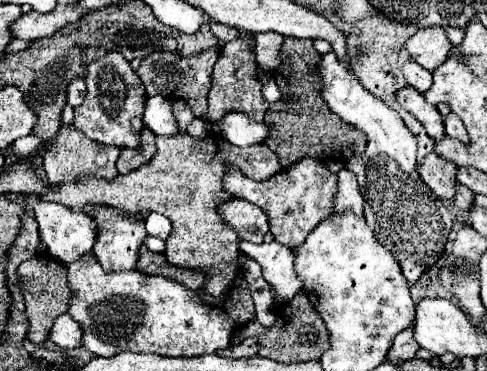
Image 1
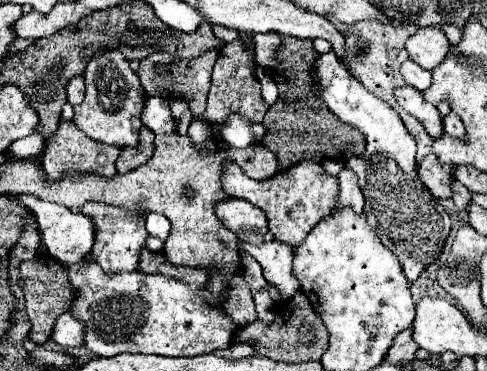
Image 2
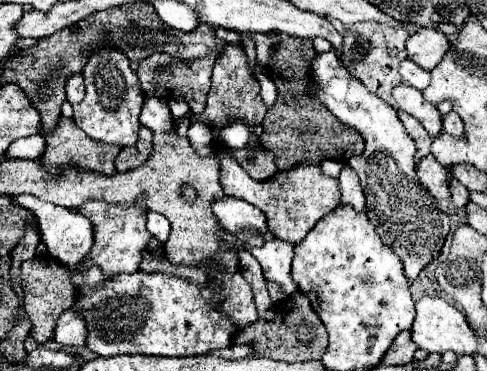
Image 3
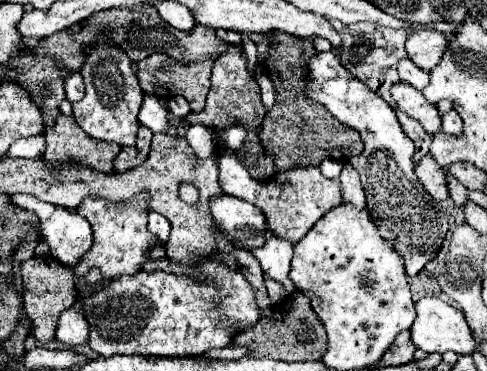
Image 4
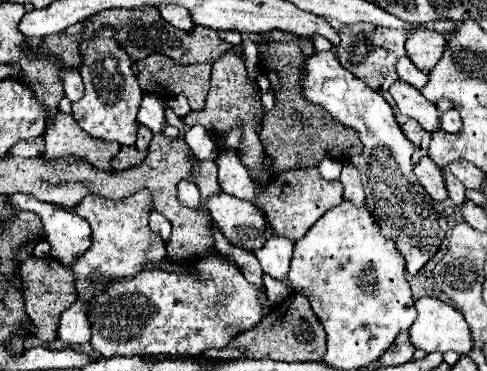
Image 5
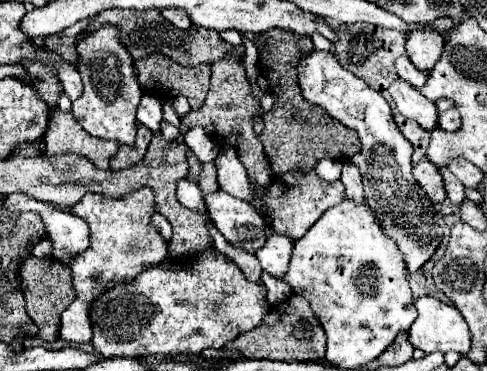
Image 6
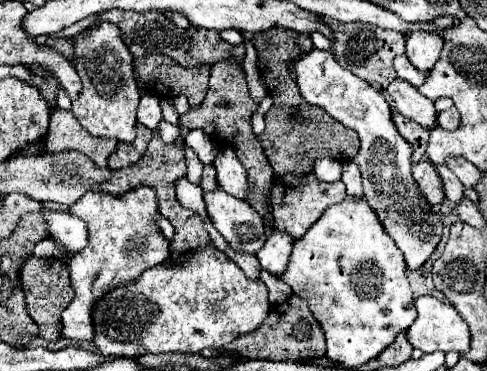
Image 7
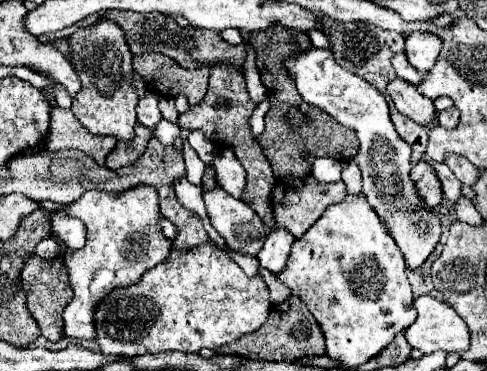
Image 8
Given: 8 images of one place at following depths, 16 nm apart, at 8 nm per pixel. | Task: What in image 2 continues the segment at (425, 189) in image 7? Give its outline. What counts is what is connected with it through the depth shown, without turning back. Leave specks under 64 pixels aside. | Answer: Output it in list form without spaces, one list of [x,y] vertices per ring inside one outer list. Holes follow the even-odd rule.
[[[428,154],[420,164],[418,164],[418,174],[420,182],[426,184],[426,188],[432,192],[434,198],[446,200],[452,196],[452,164],[440,164],[434,154]]]

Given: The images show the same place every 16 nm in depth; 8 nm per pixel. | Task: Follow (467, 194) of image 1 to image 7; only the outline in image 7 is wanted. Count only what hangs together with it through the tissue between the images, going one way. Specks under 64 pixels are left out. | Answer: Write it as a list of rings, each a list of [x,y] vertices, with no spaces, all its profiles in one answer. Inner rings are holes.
[[[434,164],[434,168],[436,168],[436,172],[438,172],[440,180],[442,180],[446,198],[448,198],[450,202],[460,200],[460,196],[462,196],[462,184],[460,184],[460,180],[450,172],[450,168],[448,168],[446,164]]]

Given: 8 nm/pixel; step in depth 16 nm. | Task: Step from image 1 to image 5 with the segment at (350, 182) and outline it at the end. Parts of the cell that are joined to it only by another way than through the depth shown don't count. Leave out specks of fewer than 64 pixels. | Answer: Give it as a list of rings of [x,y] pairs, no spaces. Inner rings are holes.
[[[352,162],[344,164],[340,182],[344,184],[344,198],[352,200],[356,206],[362,206],[364,204],[364,190],[362,190],[362,182],[360,182],[360,172],[358,172],[358,168],[352,166]]]

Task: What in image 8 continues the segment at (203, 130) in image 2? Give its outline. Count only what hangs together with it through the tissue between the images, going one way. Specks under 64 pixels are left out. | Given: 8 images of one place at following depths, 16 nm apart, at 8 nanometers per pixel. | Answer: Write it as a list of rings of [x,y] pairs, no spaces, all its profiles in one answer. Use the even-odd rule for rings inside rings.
[[[192,132],[188,136],[188,142],[206,165],[211,164],[217,154],[217,149],[212,142],[204,140],[202,132]]]

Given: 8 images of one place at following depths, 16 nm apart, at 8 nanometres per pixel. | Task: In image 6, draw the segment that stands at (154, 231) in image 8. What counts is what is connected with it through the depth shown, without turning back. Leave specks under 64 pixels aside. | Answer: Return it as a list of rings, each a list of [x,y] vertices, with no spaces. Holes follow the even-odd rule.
[[[140,188],[128,196],[122,196],[122,200],[108,198],[108,196],[96,196],[94,192],[88,192],[80,200],[80,204],[74,204],[70,212],[76,212],[82,220],[86,220],[90,232],[92,232],[92,244],[72,260],[70,270],[72,270],[72,286],[76,290],[74,302],[62,312],[62,322],[60,322],[60,338],[70,340],[70,342],[86,342],[92,338],[92,324],[88,320],[88,304],[96,300],[96,296],[108,292],[108,288],[114,288],[116,284],[124,284],[124,280],[134,280],[140,272],[148,268],[148,264],[160,264],[160,260],[168,258],[168,242],[160,236],[160,232],[152,226],[152,216],[156,214],[156,200],[152,196],[152,188]]]

